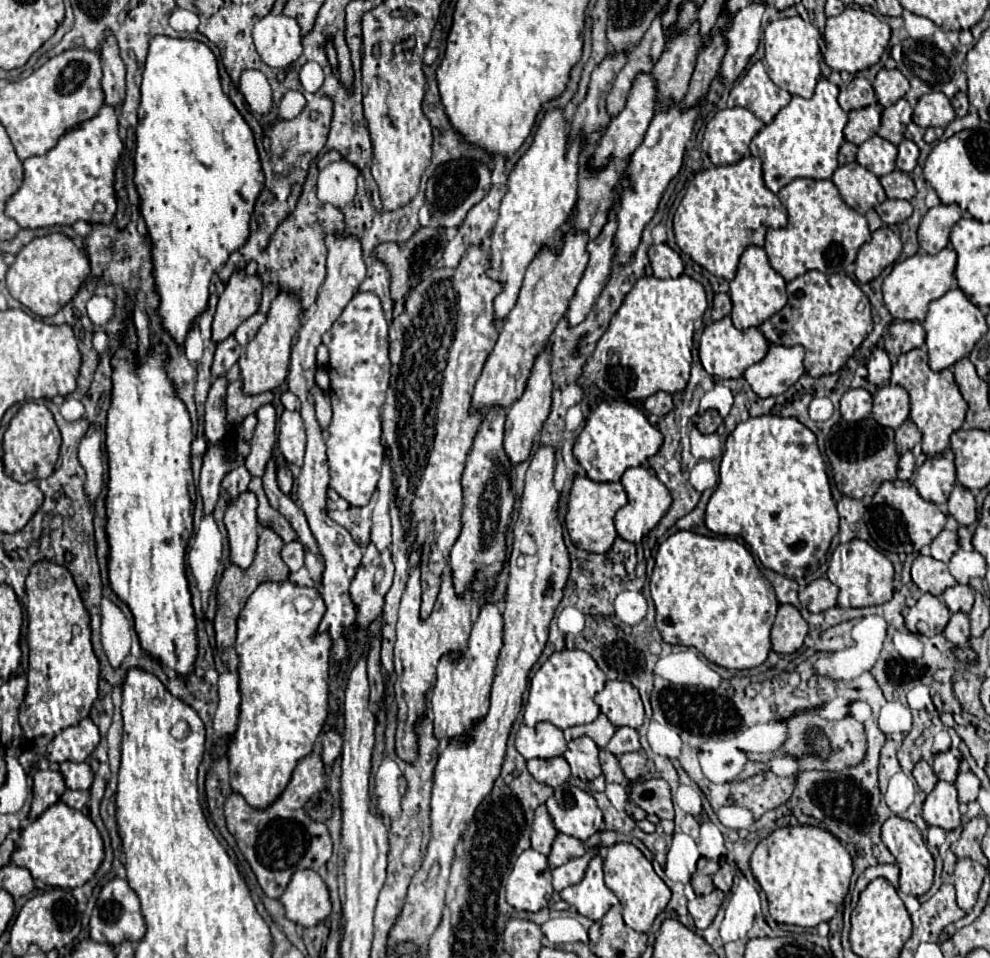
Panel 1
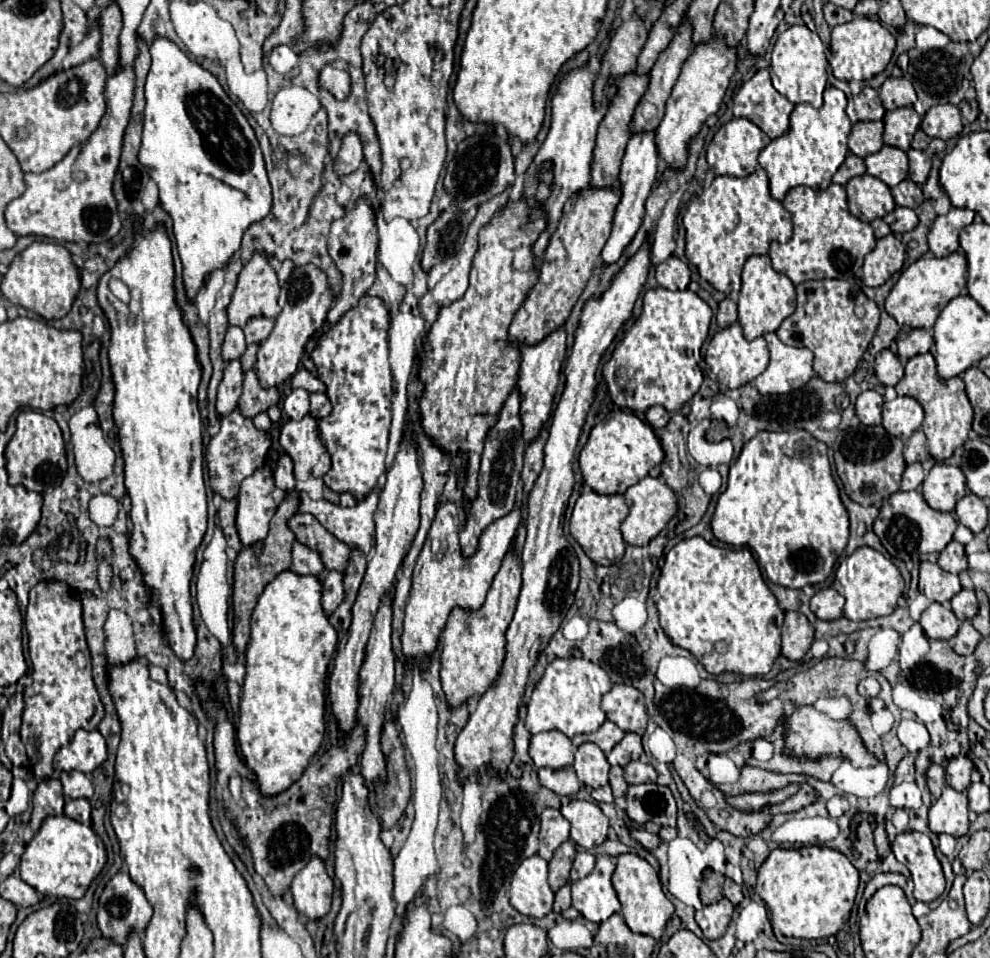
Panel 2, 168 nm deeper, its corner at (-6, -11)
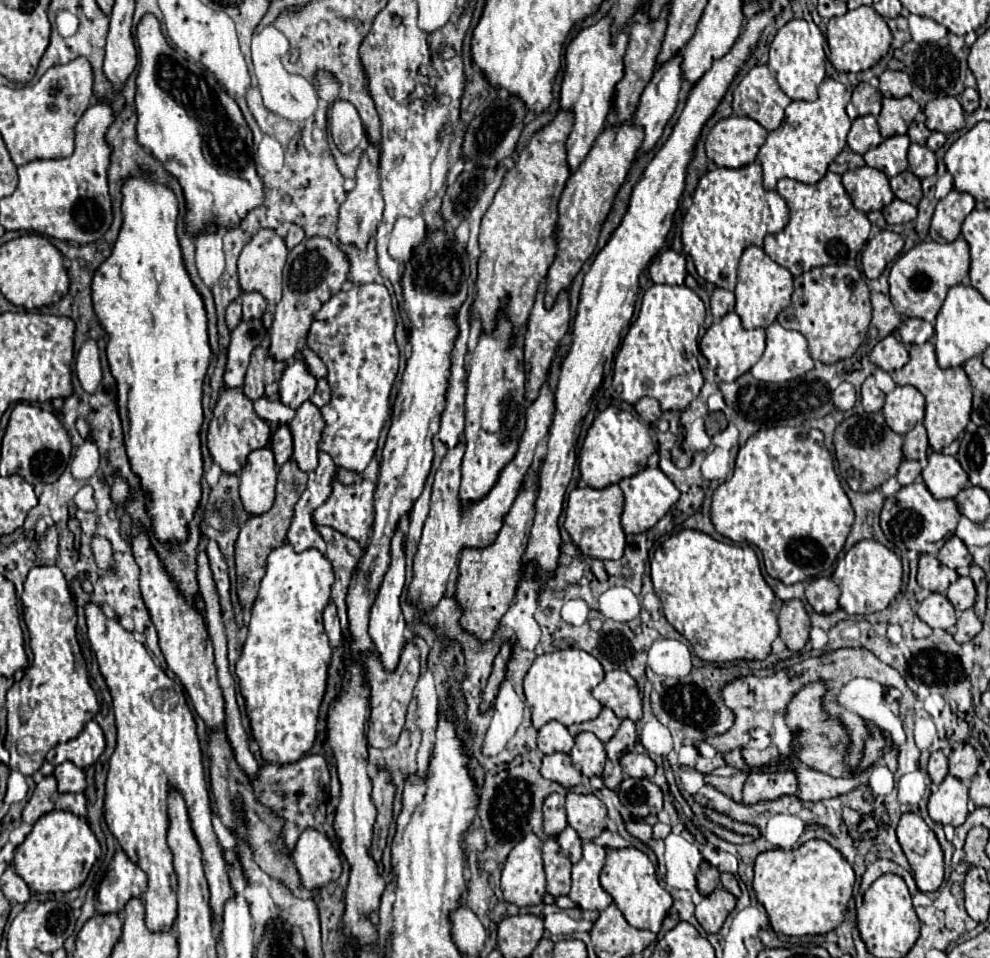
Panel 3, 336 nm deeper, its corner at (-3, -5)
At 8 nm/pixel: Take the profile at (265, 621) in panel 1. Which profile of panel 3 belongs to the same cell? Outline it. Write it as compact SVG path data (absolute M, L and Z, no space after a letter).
M284 543L268 557L266 575L252 607L248 639L236 663L240 693L246 703L252 737L268 763L294 763L316 739L318 709L326 689L332 647L324 633L322 611L334 581L330 561L316 549L294 553Z

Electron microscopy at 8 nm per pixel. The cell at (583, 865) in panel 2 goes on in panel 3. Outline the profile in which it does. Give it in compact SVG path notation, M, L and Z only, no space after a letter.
M566 827L558 837L556 841L560 843L564 855L576 865L576 861L580 861L582 857L582 839L578 837L578 833L572 829L572 827Z

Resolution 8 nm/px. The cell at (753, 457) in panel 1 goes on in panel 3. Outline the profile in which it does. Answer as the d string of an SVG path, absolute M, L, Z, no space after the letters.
M772 427L752 435L738 451L732 479L714 491L710 515L720 535L756 545L762 551L768 575L786 585L818 577L822 571L830 569L836 555L842 551L854 521L848 495L844 493L832 457L824 447L824 435L816 429L814 441L810 427Z

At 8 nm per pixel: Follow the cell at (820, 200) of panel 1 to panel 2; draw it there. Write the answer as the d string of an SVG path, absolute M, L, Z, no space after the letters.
M831 183L823 191L793 187L783 199L783 207L793 215L793 237L783 243L771 243L769 257L775 271L785 273L795 285L809 279L853 279L863 259L875 247L875 235L869 223L855 219L847 209L845 187Z

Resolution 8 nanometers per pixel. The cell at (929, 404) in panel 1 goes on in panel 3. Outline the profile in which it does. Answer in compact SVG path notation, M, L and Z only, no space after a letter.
M912 345L910 347L910 361L892 373L896 385L912 385L926 397L926 417L924 427L928 431L928 443L934 451L948 447L968 425L972 412L972 388L962 367L954 369L940 369L934 355L934 345Z

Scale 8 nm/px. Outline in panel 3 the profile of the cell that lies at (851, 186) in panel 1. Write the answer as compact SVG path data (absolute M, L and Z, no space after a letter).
M866 165L844 173L842 185L846 193L850 195L854 207L864 213L880 211L886 205L890 205L894 199L888 177L882 171L866 167Z

